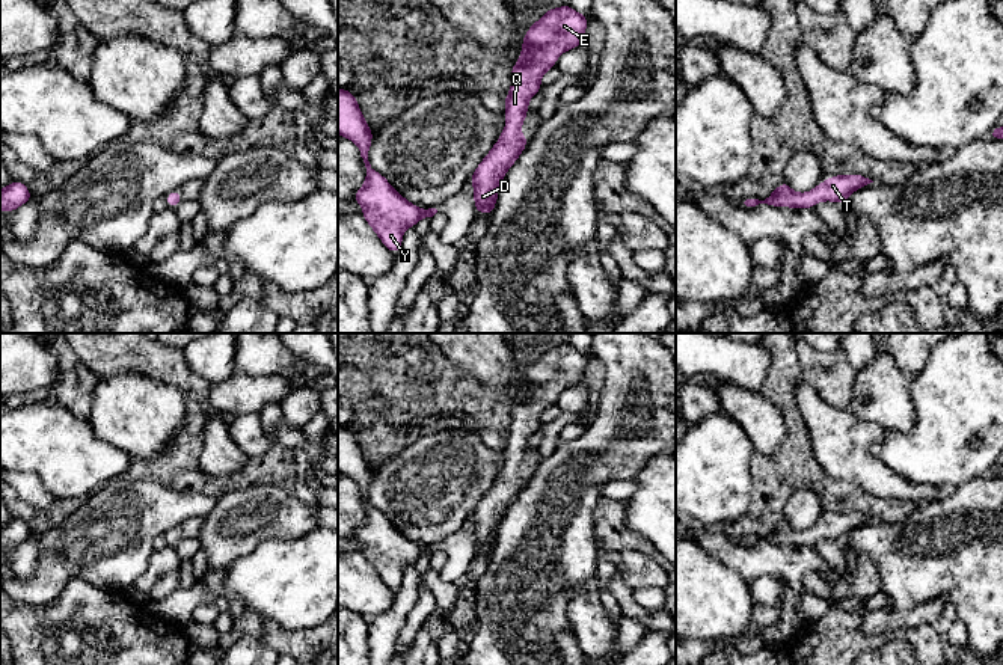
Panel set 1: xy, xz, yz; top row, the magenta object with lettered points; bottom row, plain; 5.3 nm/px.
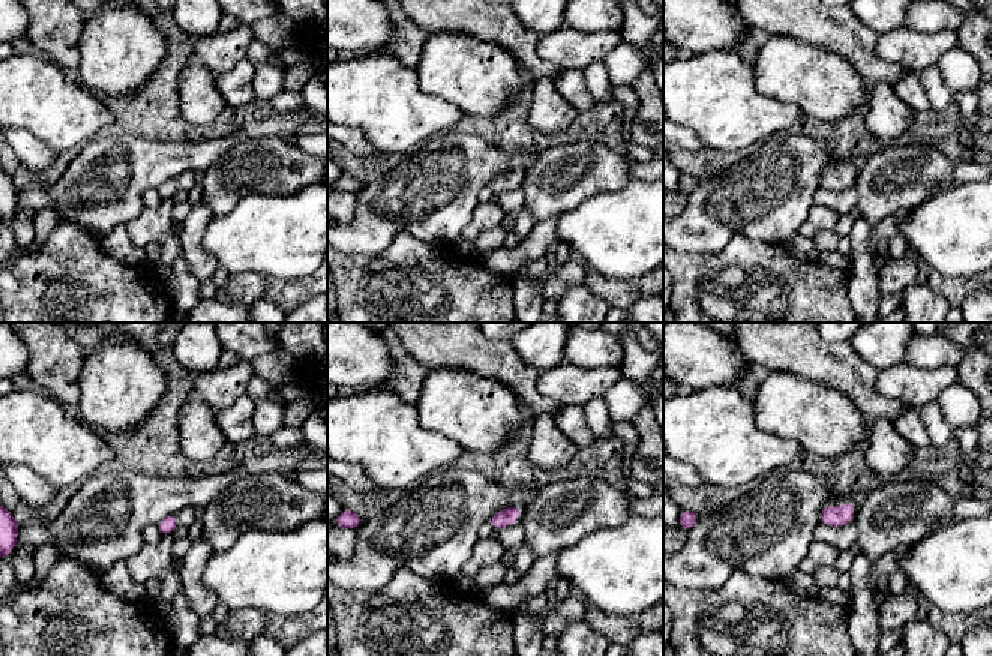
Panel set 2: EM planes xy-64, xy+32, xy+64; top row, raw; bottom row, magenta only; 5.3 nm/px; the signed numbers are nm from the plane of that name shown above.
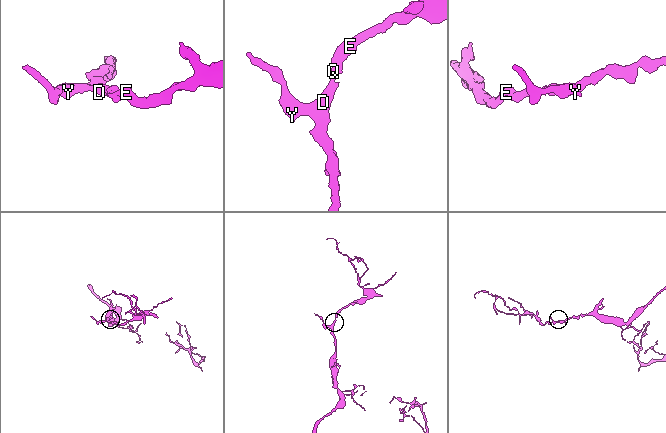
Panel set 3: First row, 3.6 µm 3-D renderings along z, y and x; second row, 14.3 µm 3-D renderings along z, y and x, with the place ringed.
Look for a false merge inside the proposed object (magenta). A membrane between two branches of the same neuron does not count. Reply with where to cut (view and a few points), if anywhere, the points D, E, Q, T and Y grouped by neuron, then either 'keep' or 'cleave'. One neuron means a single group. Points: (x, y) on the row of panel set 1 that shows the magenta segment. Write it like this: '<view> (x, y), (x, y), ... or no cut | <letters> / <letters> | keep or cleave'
no cut | D E Q T Y | keep

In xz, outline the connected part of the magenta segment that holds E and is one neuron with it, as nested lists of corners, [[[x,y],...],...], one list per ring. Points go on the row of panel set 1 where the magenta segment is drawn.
[[[566,5],[544,12],[528,29],[522,56],[511,69],[513,84],[505,97],[505,128],[471,176],[477,214],[492,216],[505,172],[526,148],[528,136],[522,136],[519,128],[525,122],[528,101],[541,89],[540,78],[555,66],[558,56],[584,42],[587,24],[585,15]]]

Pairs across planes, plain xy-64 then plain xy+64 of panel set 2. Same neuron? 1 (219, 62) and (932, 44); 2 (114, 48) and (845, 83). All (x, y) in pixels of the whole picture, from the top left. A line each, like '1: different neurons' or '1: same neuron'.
1: same neuron
2: same neuron

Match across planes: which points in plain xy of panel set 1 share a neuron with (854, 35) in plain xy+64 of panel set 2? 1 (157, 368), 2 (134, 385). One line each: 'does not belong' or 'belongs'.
1: belongs
2: does not belong

